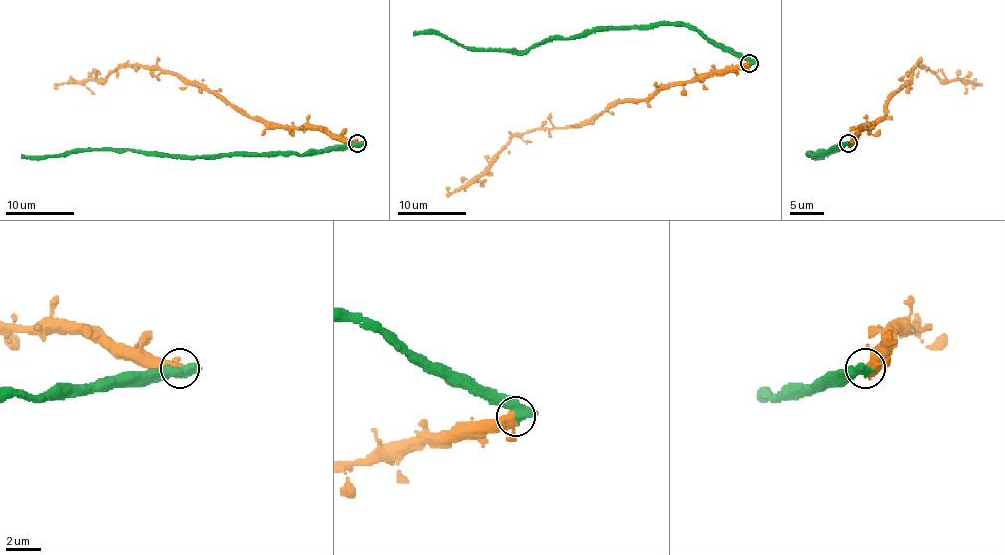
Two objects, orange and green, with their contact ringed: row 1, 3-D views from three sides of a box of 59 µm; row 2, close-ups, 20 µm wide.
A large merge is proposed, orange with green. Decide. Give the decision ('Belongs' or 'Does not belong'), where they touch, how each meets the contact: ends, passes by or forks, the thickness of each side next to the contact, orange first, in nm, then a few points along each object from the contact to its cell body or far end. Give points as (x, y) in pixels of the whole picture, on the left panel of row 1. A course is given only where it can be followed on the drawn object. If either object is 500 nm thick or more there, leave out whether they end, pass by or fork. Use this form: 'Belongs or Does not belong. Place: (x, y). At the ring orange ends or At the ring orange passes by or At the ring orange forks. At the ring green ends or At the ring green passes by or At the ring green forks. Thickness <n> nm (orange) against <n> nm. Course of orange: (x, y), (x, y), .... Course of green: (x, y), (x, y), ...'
Does not belong. Place: (357, 143). Thickness 400 nm (orange) against 650 nm. Course of orange: (357, 143), (330, 138), (320, 129), (267, 127), (159, 69), (123, 66), (105, 79), (57, 88). Course of green: (357, 143), (308, 149), (303, 155), (153, 155), (132, 149), (76, 149), (48, 156), (21, 155)

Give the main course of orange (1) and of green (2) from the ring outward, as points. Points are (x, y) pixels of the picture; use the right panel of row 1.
1: (849, 143), (861, 129), (883, 119), (885, 105), (915, 66), (929, 68), (941, 79), (977, 85), (972, 88)
2: (849, 143), (832, 149), (820, 149), (815, 155), (809, 153), (813, 156), (835, 149), (820, 156), (816, 155)

